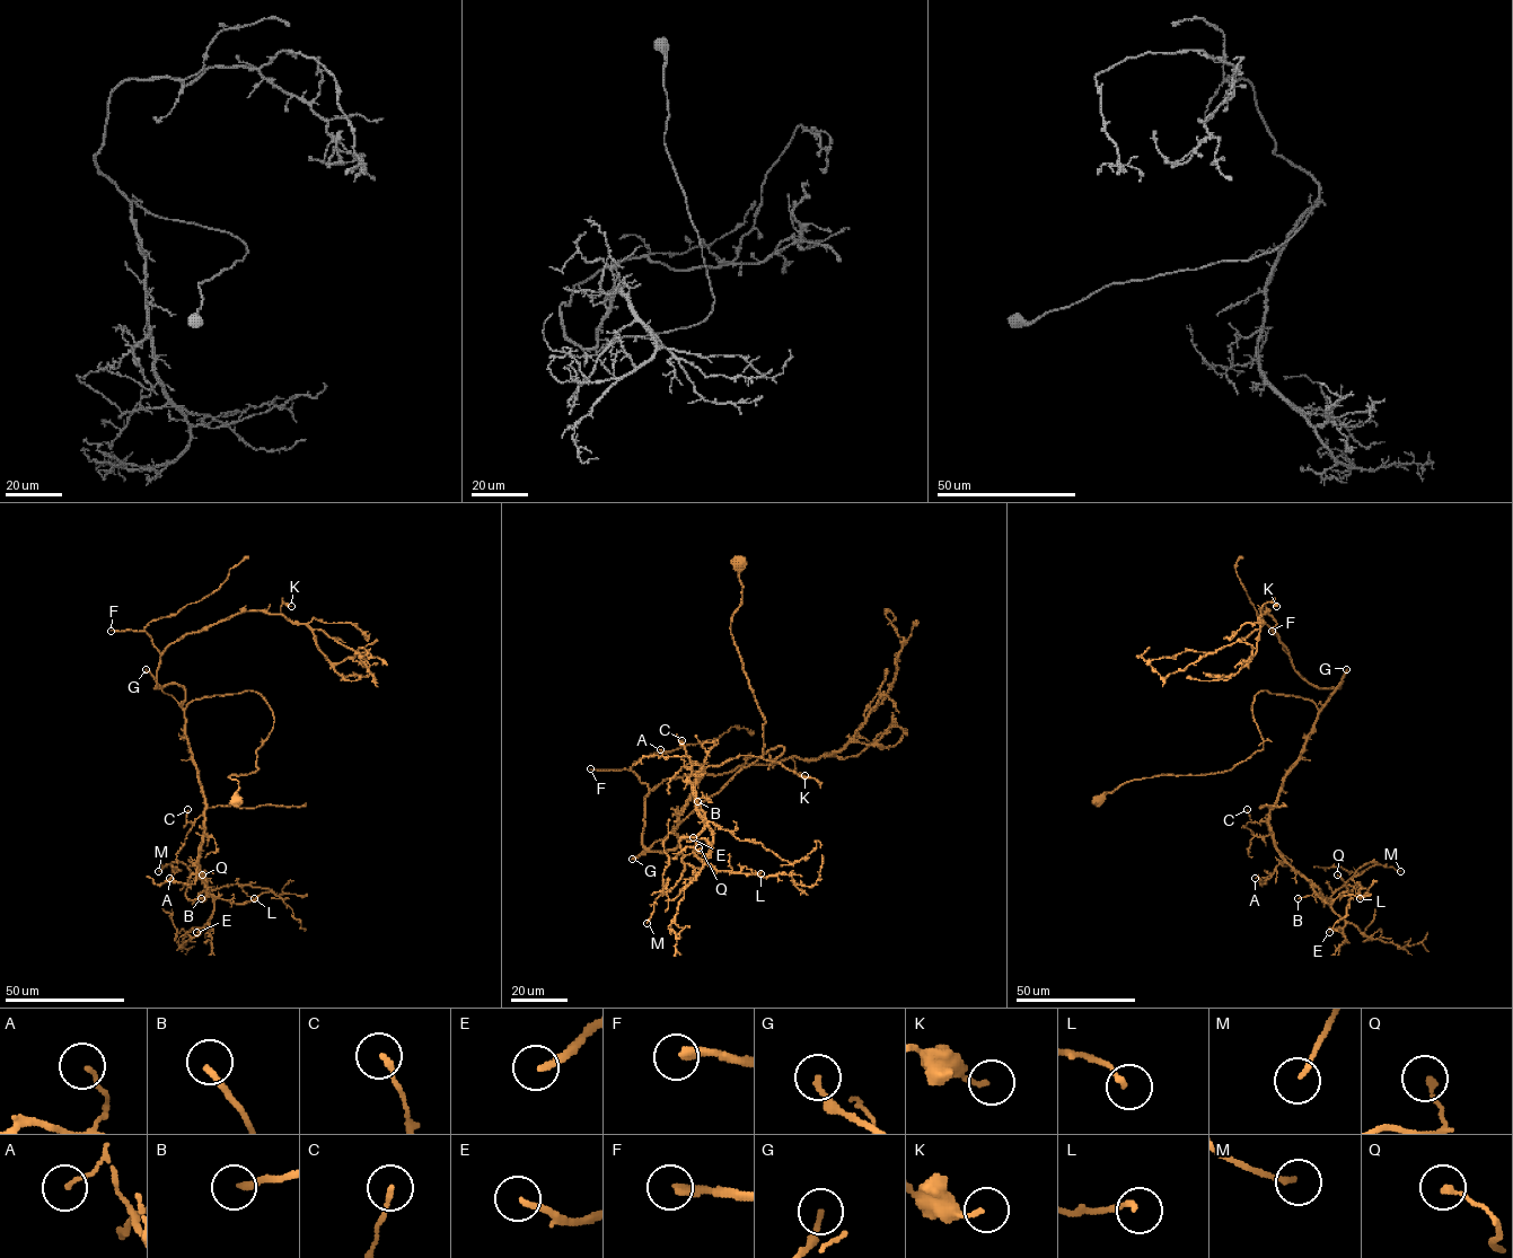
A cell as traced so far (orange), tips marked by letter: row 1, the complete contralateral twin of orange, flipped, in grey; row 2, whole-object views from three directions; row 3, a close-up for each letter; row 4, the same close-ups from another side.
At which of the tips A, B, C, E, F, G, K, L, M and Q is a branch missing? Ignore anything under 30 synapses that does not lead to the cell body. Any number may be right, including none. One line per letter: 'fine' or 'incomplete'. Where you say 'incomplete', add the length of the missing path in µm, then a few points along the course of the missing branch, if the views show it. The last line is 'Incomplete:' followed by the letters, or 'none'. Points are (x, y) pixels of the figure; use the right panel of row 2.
A: fine
B: fine
C: fine
E: fine
F: incomplete; about 130 µm are missing; missing branch runs (1272, 631), (1258, 639), (1254, 628), (1261, 622), (1256, 642), (1261, 653), (1255, 670), (1267, 656), (1266, 643)
G: fine
K: fine
L: fine
M: fine
Q: fine
Incomplete: F

